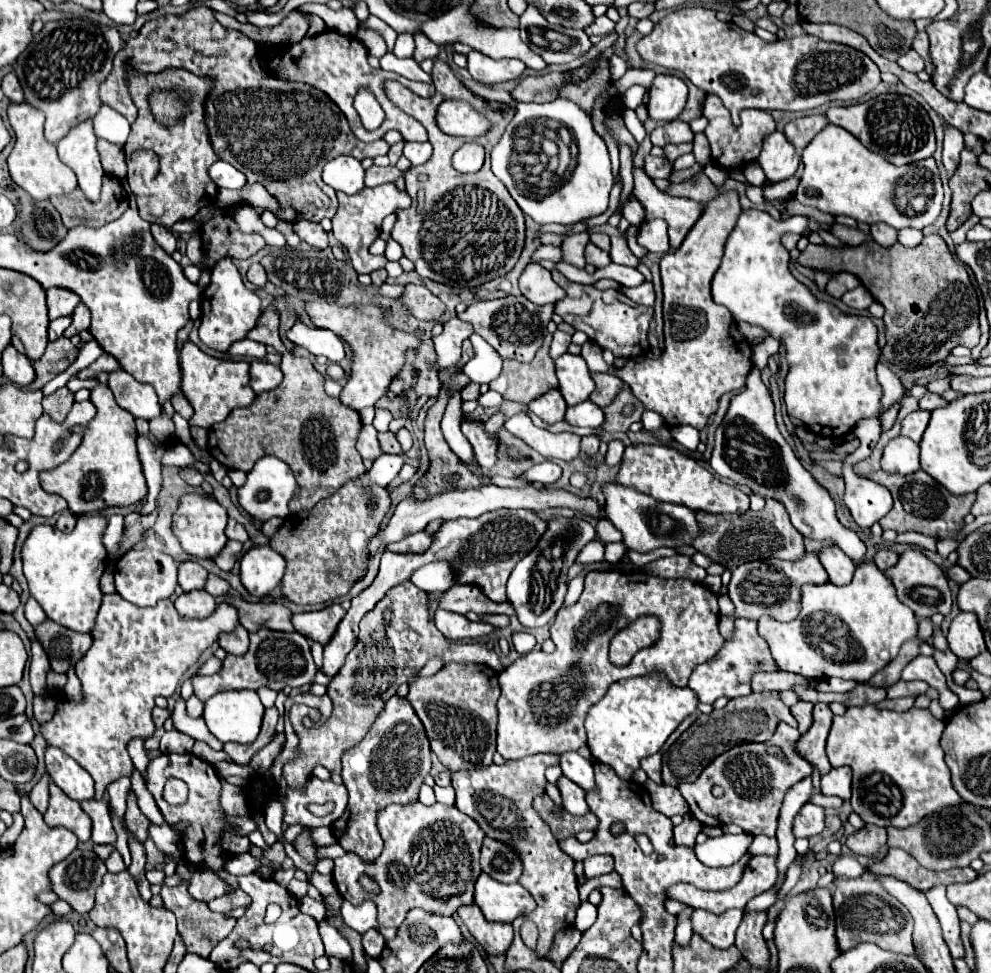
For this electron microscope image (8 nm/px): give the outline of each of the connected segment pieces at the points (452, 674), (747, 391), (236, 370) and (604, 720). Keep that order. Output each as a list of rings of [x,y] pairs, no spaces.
[[[446,664],[432,678],[416,678],[406,696],[426,726],[432,752],[440,762],[456,770],[484,768],[496,754],[496,702],[500,696],[498,672],[482,664]]]
[[[756,366],[748,374],[744,390],[730,398],[728,412],[722,418],[722,424],[716,428],[714,438],[716,444],[712,450],[710,466],[714,468],[714,472],[718,472],[718,476],[728,478],[736,484],[744,484],[762,498],[776,498],[778,502],[782,502],[790,516],[790,522],[804,538],[830,540],[854,562],[868,562],[866,544],[854,530],[840,524],[828,490],[820,486],[818,480],[802,466],[790,444],[776,428],[774,404]]]
[[[186,342],[180,352],[180,368],[182,368],[182,392],[186,394],[188,402],[194,408],[194,416],[188,420],[190,426],[212,428],[214,424],[222,422],[234,408],[250,406],[256,398],[254,390],[250,388],[248,362],[218,360],[204,354],[196,344]]]
[[[664,674],[620,680],[612,684],[608,694],[588,712],[588,748],[596,760],[608,764],[620,778],[632,780],[632,774],[640,768],[642,758],[660,752],[672,730],[676,730],[684,718],[694,714],[696,706],[696,692],[672,686]]]

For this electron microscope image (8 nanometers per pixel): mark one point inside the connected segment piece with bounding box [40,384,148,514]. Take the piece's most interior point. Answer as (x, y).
(105, 470)

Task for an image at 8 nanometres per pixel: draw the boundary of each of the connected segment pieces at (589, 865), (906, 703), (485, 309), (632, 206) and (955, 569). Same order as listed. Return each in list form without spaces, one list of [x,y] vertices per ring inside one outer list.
[[[600,854],[600,856],[592,856],[592,858],[584,860],[586,878],[606,874],[606,872],[612,870],[612,866],[614,866],[614,862],[612,862],[612,858],[608,858],[608,854]]]
[[[894,698],[894,700],[882,700],[882,702],[878,702],[876,706],[878,708],[890,708],[890,710],[908,710],[908,708],[912,708],[912,704],[914,704],[914,698]]]
[[[504,296],[496,300],[478,300],[470,304],[462,314],[458,314],[460,320],[466,320],[474,326],[474,332],[480,334],[490,346],[498,350],[502,358],[514,358],[518,362],[530,362],[538,348],[542,346],[542,340],[546,336],[546,326],[552,320],[554,304],[532,304],[524,296]]]
[[[630,198],[630,202],[626,202],[624,208],[622,208],[622,216],[624,216],[630,224],[640,226],[640,224],[644,222],[644,208],[640,206],[640,202],[636,202],[634,198]]]
[[[954,564],[954,566],[948,570],[948,576],[950,576],[954,582],[958,582],[958,584],[964,584],[964,582],[968,582],[968,580],[972,578],[960,564]]]

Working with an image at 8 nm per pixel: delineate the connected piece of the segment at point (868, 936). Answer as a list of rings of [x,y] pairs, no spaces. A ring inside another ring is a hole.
[[[862,874],[858,878],[840,878],[832,896],[836,910],[836,938],[842,952],[862,942],[872,942],[890,952],[914,954],[914,920],[908,908],[900,900],[890,896],[870,874]]]

